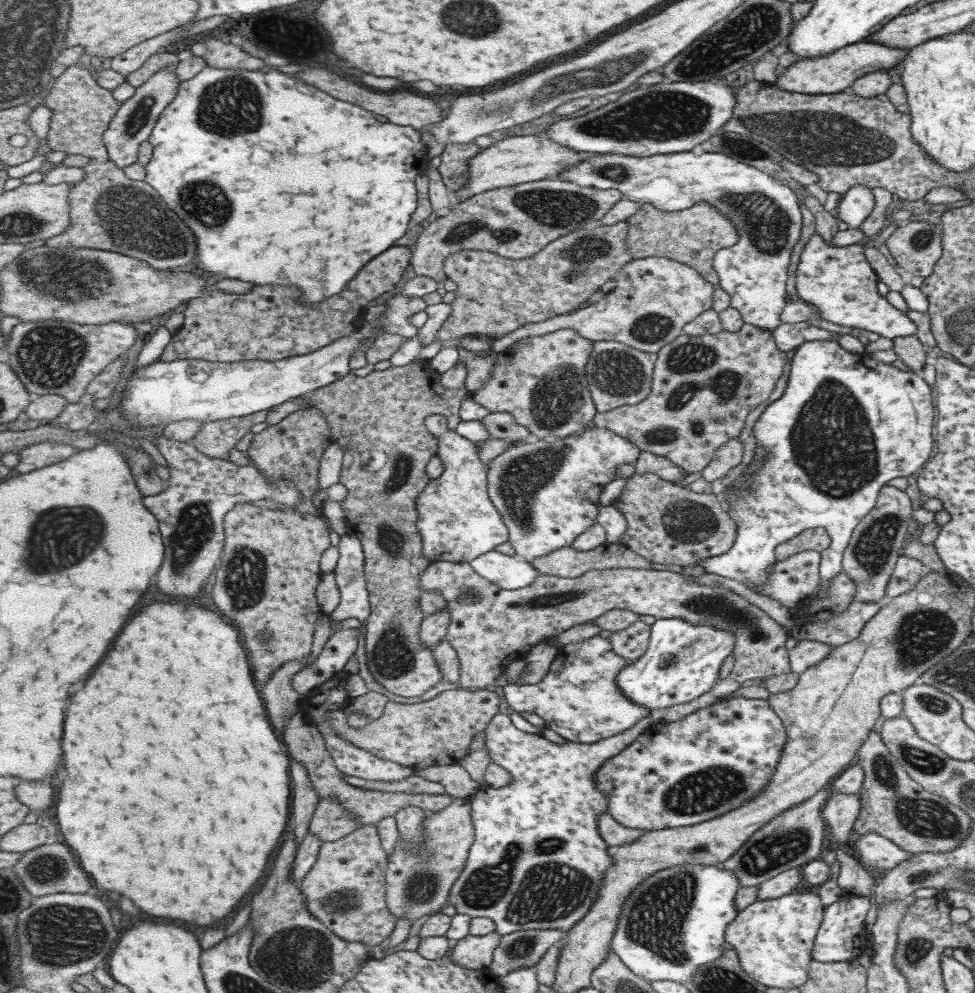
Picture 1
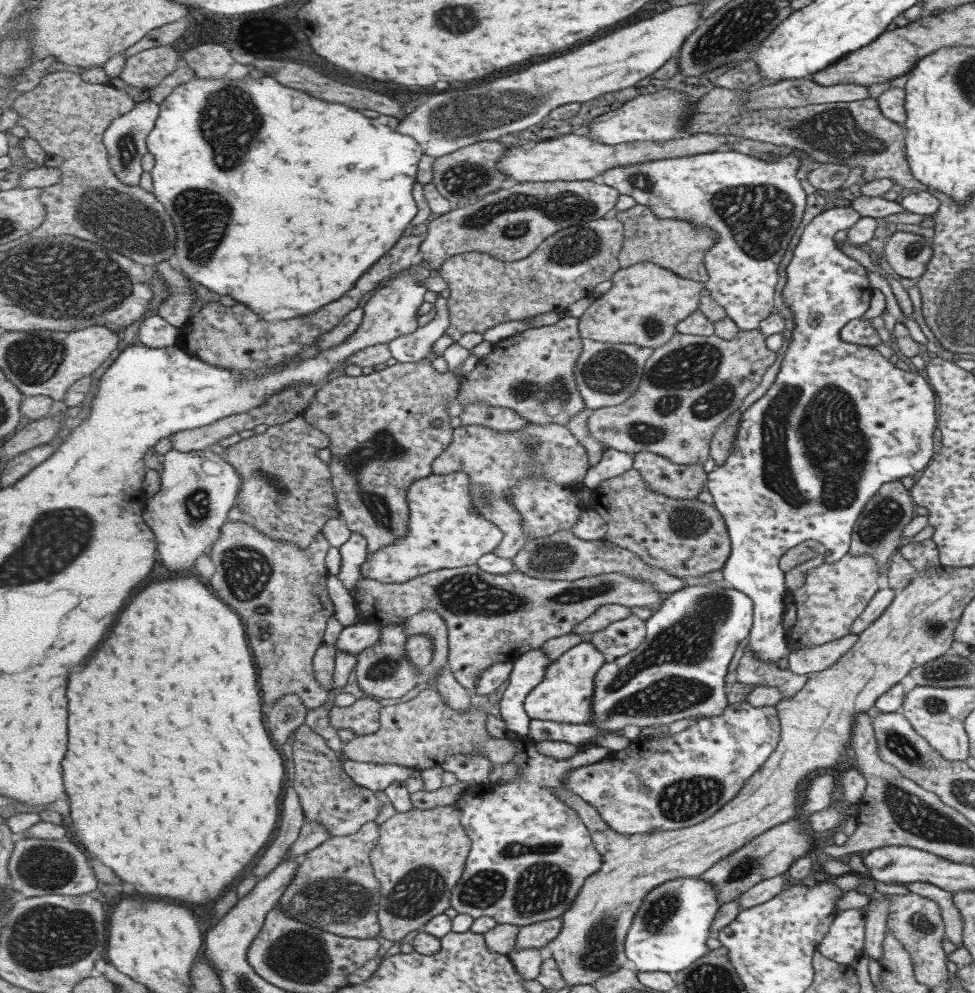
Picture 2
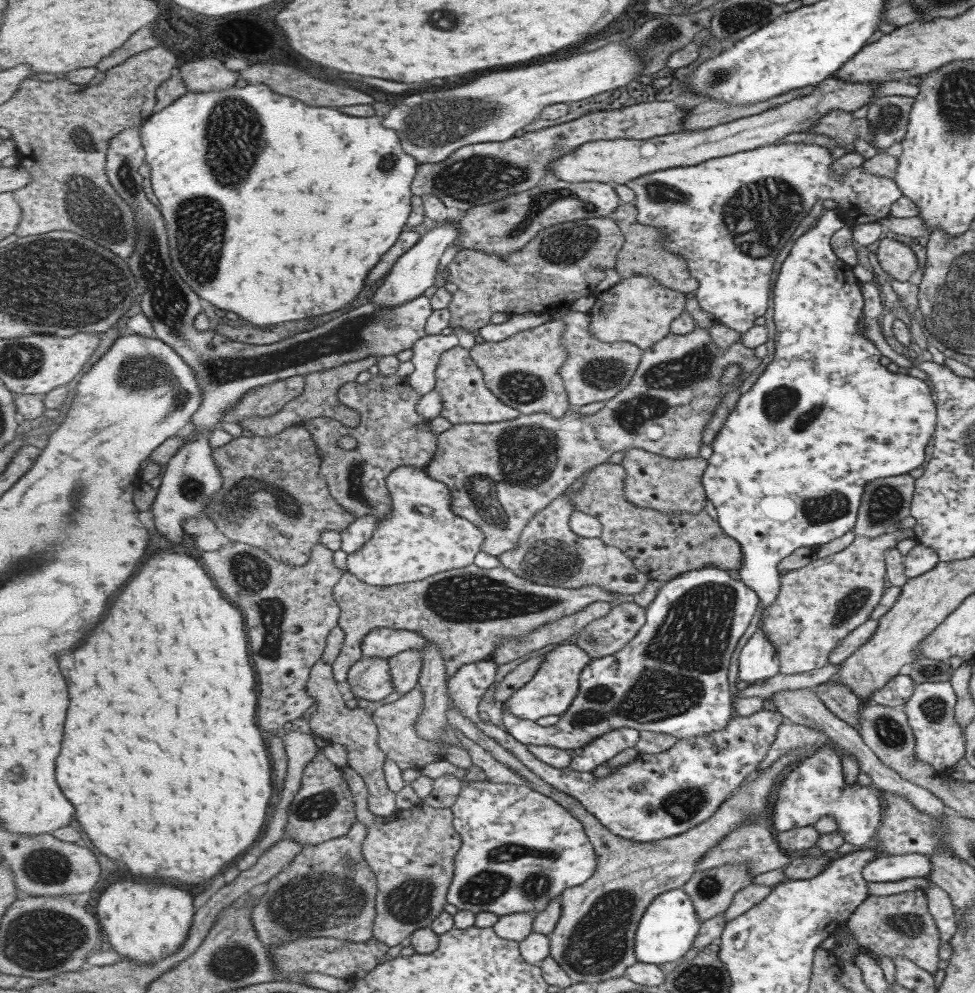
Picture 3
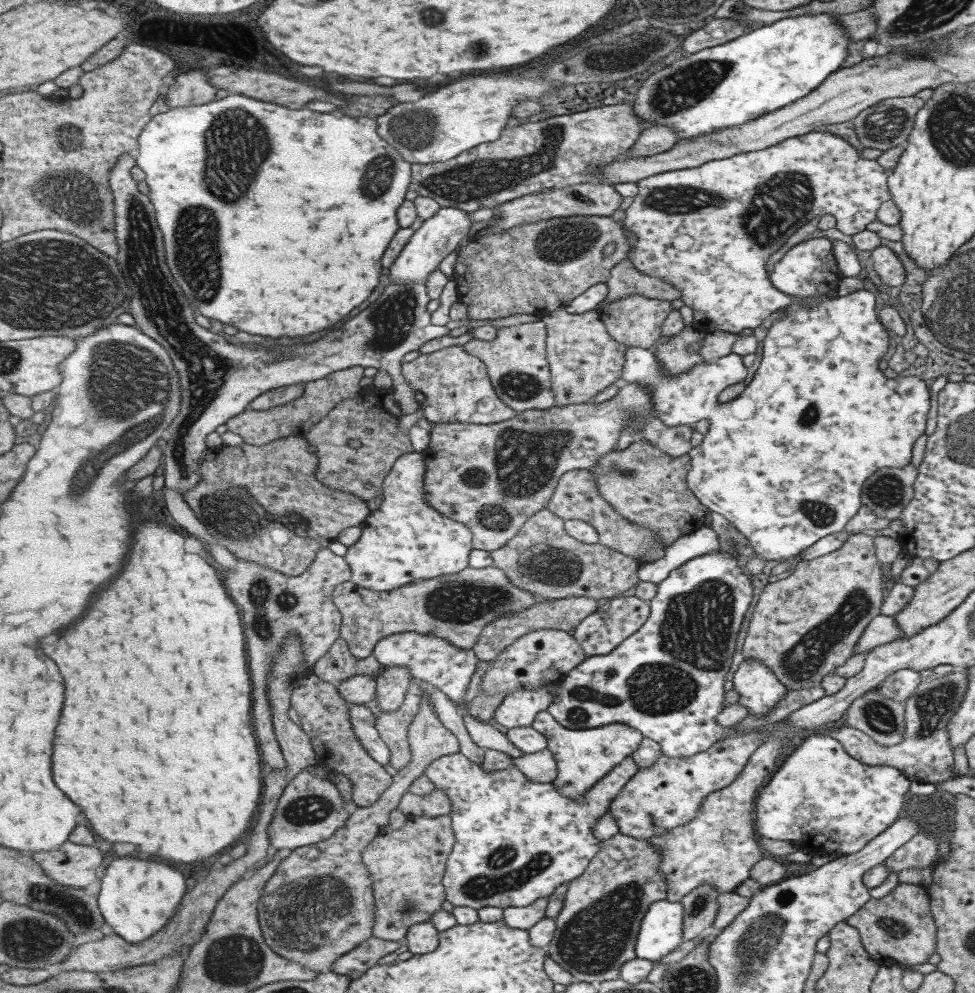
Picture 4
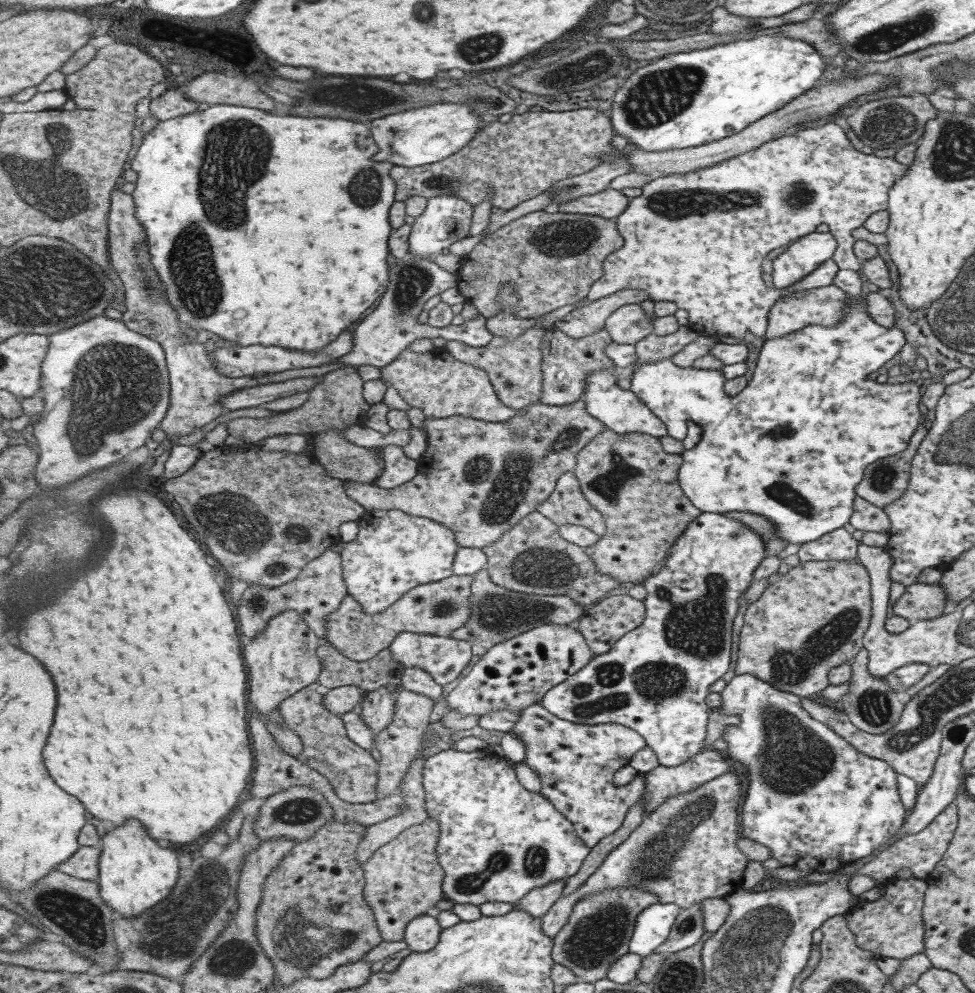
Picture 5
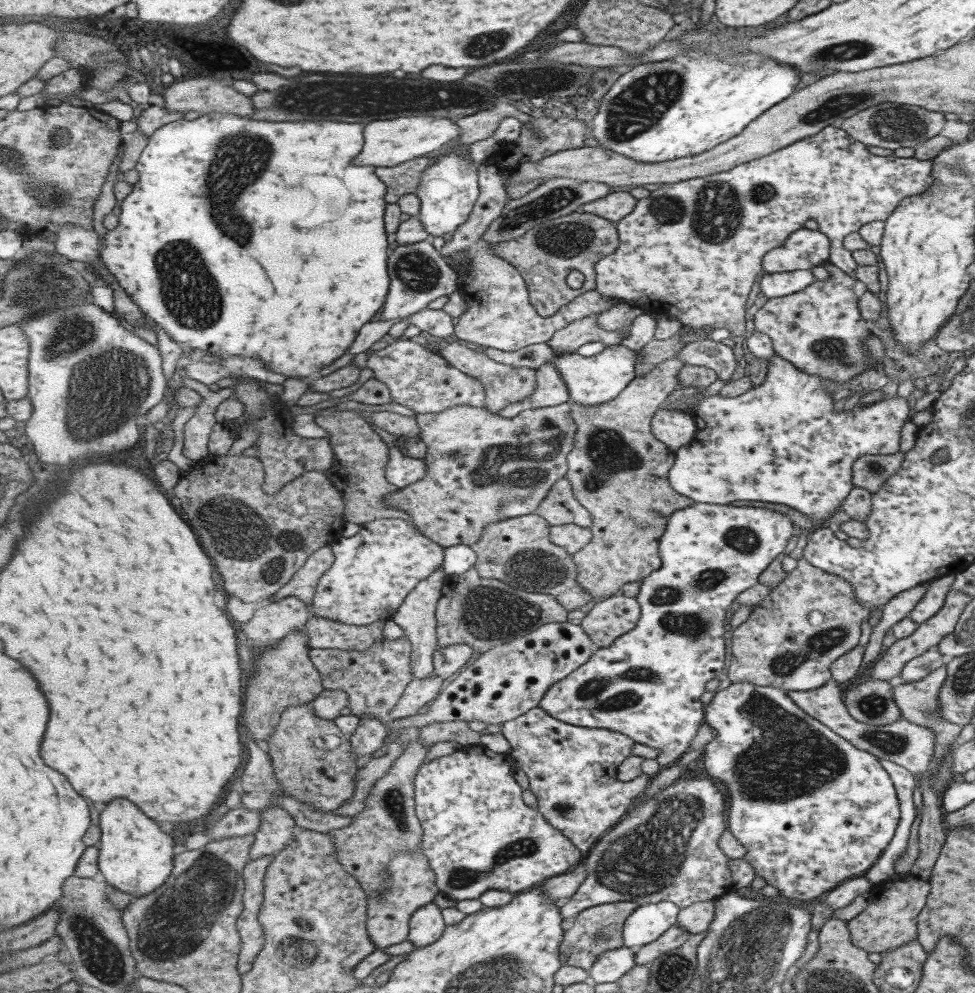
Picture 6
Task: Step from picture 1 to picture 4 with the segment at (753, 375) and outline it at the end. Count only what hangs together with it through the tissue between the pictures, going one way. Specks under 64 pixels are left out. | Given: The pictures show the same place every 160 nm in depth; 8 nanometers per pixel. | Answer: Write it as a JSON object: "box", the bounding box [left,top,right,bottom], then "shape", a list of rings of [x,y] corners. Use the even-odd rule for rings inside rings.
{"box":[424,326,705,552],"shape":[[[684,326],[681,332],[669,337],[668,342],[660,344],[652,351],[662,364],[666,375],[679,376],[692,366],[705,363],[698,353],[699,350],[688,350],[693,343],[703,340],[704,336],[705,331],[693,326]],[[627,382],[620,383],[611,400],[599,404],[592,401],[574,405],[558,404],[545,410],[526,410],[518,412],[511,420],[497,424],[436,423],[432,428],[430,446],[424,452],[428,466],[424,490],[427,490],[428,503],[441,514],[472,528],[475,549],[491,552],[503,548],[524,529],[524,524],[534,514],[548,508],[563,474],[572,470],[590,469],[600,463],[601,457],[612,452],[623,433],[621,430],[631,419],[644,420],[644,428],[637,432],[636,439],[650,442],[673,457],[687,455],[692,447],[689,438],[693,426],[665,426],[659,415],[655,415],[656,411],[652,410],[652,403],[653,395],[649,395],[647,386]]]}

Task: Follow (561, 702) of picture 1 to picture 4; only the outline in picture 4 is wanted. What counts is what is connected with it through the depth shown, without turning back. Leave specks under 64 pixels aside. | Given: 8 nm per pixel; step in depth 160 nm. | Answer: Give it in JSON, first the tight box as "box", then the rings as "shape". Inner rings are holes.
{"box":[493,678,564,729],"shape":[[[564,678],[550,679],[543,686],[531,689],[521,689],[519,692],[507,695],[493,717],[496,722],[506,729],[517,726],[532,726],[537,715],[548,710],[560,693]]]}

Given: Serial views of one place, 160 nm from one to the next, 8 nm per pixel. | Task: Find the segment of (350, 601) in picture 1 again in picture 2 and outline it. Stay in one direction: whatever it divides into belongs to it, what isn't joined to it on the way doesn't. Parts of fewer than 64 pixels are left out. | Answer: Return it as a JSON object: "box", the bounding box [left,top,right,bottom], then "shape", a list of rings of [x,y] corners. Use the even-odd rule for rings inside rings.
{"box":[337,533,370,600],"shape":[[[353,533],[339,552],[342,561],[337,577],[356,600],[356,586],[358,580],[364,577],[363,566],[370,557],[368,538],[365,535]]]}

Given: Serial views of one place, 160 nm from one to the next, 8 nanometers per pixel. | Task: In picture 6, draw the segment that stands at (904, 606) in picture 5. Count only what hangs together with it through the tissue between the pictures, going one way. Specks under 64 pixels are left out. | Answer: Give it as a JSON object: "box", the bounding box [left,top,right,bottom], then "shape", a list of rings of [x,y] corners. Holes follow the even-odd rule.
{"box":[907,575,954,624],"shape":[[[943,575],[929,581],[931,586],[915,604],[907,618],[917,624],[931,618],[941,608],[945,595],[953,581],[954,575]]]}

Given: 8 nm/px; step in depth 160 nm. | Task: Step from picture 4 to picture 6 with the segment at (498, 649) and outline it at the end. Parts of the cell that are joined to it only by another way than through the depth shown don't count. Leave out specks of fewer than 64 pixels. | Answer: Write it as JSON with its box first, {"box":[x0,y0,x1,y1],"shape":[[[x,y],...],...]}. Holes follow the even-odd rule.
{"box":[436,568,569,654],"shape":[[[476,568],[447,577],[443,596],[436,608],[437,648],[468,644],[481,654],[521,638],[550,622],[567,622],[569,610],[552,594],[525,591],[496,578],[483,578]]]}

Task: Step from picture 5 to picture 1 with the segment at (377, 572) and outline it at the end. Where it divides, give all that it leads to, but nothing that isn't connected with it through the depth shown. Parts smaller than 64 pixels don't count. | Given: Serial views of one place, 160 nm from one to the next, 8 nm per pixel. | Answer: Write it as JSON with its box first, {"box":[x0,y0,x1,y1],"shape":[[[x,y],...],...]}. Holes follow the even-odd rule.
{"box":[417,414,509,563],"shape":[[[444,414],[429,416],[426,425],[440,438],[437,456],[444,460],[445,470],[439,478],[432,479],[417,501],[417,527],[424,539],[424,554],[433,563],[470,563],[482,554],[497,550],[500,545],[509,542],[509,528],[488,493],[488,469],[480,457],[477,443],[452,430]]]}

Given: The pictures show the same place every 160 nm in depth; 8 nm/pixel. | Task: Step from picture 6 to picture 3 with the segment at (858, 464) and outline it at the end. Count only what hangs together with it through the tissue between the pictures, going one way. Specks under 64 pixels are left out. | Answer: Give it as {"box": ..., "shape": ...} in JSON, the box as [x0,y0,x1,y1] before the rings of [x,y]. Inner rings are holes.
{"box":[852,473,914,538],"shape":[[[908,473],[875,478],[875,480],[867,482],[860,498],[860,505],[856,512],[856,521],[852,530],[855,538],[857,536],[875,538],[883,535],[887,530],[891,530],[891,533],[893,530],[897,530],[898,522],[909,516],[913,491],[914,479]]]}

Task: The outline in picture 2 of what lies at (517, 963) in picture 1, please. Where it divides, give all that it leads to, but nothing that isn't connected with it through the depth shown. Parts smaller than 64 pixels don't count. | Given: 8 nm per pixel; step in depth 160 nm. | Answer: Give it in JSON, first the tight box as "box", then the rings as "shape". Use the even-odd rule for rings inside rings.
{"box":[516,917,563,949],"shape":[[[561,917],[524,926],[519,931],[516,947],[539,949],[548,946],[552,940],[559,936],[562,928],[563,921]]]}

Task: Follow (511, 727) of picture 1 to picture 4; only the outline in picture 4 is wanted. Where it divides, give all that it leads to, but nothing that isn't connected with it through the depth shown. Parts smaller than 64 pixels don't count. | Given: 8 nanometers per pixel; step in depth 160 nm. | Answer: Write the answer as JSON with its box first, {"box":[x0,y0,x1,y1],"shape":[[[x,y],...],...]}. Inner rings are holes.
{"box":[424,752,638,910],"shape":[[[461,752],[434,761],[424,775],[436,783],[436,788],[442,788],[449,795],[453,803],[450,812],[452,827],[456,834],[456,845],[449,855],[448,872],[444,877],[447,900],[455,907],[468,906],[477,910],[529,906],[541,897],[550,897],[562,884],[584,877],[593,858],[602,849],[602,842],[595,835],[596,824],[638,769],[631,756],[625,757],[591,790],[579,799],[571,799],[565,792],[557,791],[553,782],[530,780],[515,766],[495,772],[485,771],[482,764],[473,762]]]}

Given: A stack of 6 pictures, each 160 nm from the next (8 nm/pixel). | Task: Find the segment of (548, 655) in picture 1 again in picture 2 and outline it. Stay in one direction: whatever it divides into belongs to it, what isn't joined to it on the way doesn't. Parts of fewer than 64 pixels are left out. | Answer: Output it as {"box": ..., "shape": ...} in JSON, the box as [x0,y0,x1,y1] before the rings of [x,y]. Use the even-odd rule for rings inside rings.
{"box":[498,648,552,736],"shape":[[[540,648],[526,652],[512,662],[508,685],[498,701],[498,716],[505,722],[508,732],[519,736],[529,735],[532,718],[528,716],[524,702],[552,662]]]}

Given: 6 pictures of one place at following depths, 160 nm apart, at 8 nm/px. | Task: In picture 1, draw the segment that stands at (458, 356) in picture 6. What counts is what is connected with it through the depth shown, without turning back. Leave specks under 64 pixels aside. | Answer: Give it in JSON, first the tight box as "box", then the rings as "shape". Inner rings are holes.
{"box":[470,328,598,439],"shape":[[[563,328],[543,336],[525,337],[501,354],[499,365],[492,372],[492,380],[485,390],[477,390],[470,397],[491,413],[511,413],[519,424],[526,426],[535,439],[547,437],[565,438],[579,434],[593,423],[598,413],[587,378],[588,362],[592,358],[595,343],[573,328]]]}

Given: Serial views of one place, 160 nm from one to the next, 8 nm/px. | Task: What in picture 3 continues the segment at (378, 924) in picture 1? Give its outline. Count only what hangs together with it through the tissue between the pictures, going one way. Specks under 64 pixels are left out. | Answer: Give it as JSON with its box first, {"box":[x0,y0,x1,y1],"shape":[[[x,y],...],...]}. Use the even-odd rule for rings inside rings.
{"box":[252,820,378,945],"shape":[[[358,820],[345,836],[317,845],[306,845],[289,866],[267,883],[268,890],[257,898],[252,913],[253,924],[266,945],[317,937],[333,937],[353,942],[367,942],[373,938],[378,879],[364,857],[364,842],[368,834],[369,827]]]}

